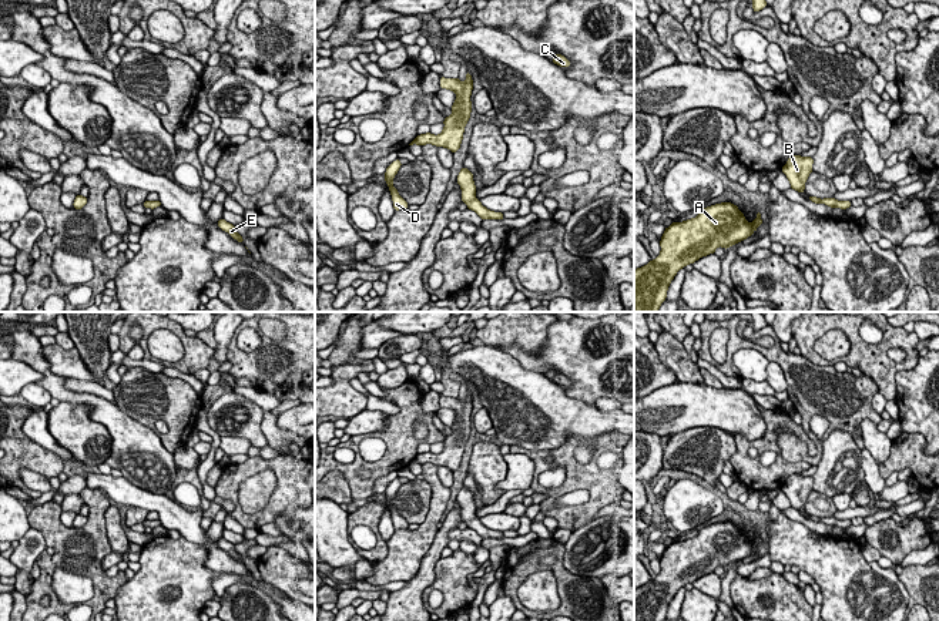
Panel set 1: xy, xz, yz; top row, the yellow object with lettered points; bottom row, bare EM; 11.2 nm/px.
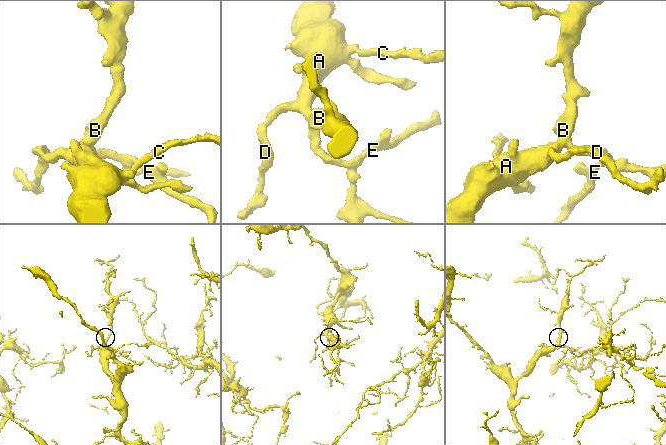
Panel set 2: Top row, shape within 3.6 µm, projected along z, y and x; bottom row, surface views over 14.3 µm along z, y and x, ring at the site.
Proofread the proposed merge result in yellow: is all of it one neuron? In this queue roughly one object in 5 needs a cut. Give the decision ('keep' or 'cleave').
keep

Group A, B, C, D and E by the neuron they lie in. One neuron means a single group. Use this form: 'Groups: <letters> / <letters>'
Groups: A B C D E

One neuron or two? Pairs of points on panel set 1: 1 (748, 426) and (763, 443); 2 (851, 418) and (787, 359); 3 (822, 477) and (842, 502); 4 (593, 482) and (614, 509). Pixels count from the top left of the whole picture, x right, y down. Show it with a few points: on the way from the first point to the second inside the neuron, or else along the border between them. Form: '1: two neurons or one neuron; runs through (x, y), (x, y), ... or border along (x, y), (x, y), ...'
1: two neurons; border along (758, 405), (765, 432), (753, 440), (734, 435)
2: one neuron; runs through (835, 402), (802, 375)
3: two neurons; border along (849, 493), (835, 493), (831, 497)
4: two neurons; border along (617, 503), (609, 503), (594, 517)

